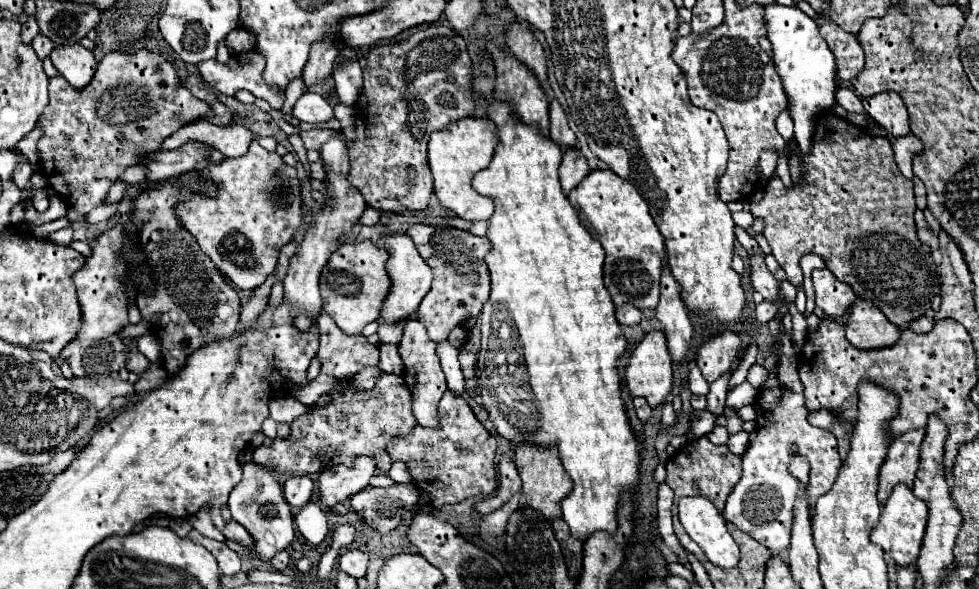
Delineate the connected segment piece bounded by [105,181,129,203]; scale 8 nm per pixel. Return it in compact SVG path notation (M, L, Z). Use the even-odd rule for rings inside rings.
M117 181L111 189L109 189L109 195L107 195L107 201L105 203L115 203L115 201L119 201L119 199L123 199L123 195L125 195L125 189L127 189L129 185L125 183L125 181Z

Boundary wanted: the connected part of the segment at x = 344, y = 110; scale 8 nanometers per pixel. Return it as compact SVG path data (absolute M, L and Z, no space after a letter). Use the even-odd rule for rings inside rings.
M335 103L335 105L333 105L333 110L334 116L339 120L347 141L354 141L355 109L347 107L342 103Z

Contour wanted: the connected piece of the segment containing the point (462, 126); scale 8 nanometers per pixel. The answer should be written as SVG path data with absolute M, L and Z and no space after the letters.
M465 117L461 121L453 121L447 129L431 133L429 139L429 167L435 181L435 195L447 209L455 211L455 215L479 221L489 219L493 213L493 199L479 195L471 187L471 179L477 171L485 169L493 157L497 147L497 127L487 117Z

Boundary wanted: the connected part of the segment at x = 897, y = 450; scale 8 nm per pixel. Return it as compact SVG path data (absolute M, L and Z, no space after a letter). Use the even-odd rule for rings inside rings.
M925 429L909 431L897 437L887 451L887 457L879 469L877 499L883 507L895 485L913 487L913 479L919 467L919 447L925 437Z

